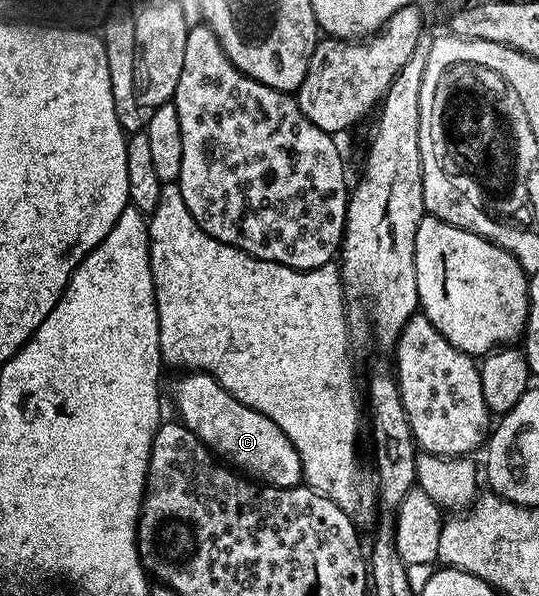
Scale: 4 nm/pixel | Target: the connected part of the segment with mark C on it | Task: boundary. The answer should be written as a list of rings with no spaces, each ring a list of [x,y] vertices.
[[[187,370],[175,380],[171,400],[179,411],[178,423],[183,424],[201,443],[207,445],[216,457],[222,458],[232,469],[246,474],[250,479],[270,484],[272,488],[297,488],[303,480],[301,458],[293,442],[265,414],[237,402],[229,390],[198,370]]]

